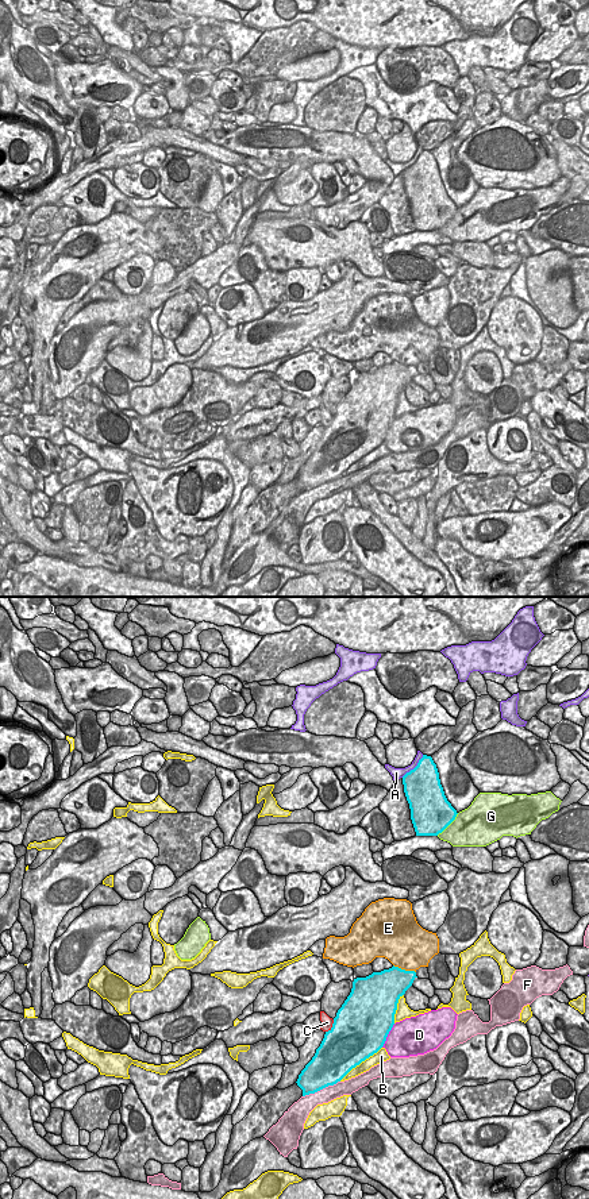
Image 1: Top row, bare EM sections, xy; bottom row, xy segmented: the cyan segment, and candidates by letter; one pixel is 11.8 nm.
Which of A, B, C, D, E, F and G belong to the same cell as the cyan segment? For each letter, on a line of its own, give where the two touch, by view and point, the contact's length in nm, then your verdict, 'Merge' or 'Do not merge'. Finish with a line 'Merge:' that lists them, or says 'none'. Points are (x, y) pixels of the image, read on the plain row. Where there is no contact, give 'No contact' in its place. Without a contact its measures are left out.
A: Touches cyan at xy (415, 162). Shared border 380 nm. Do not merge
B: Touches cyan at xy (360, 458). Shared border 650 nm. Do not merge
C: Touches cyan at xy (333, 421). Shared border 190 nm. Do not merge
D: Touches cyan at xy (387, 431). Shared border 340 nm. Do not merge
E: Touches cyan at xy (404, 365). Shared border 280 nm. Do not merge
F: Touches cyan at xy (320, 484). Shared border 480 nm. Do not merge
G: Touches cyan at xy (447, 220). Shared border 380 nm. Do not merge
Merge: none.

